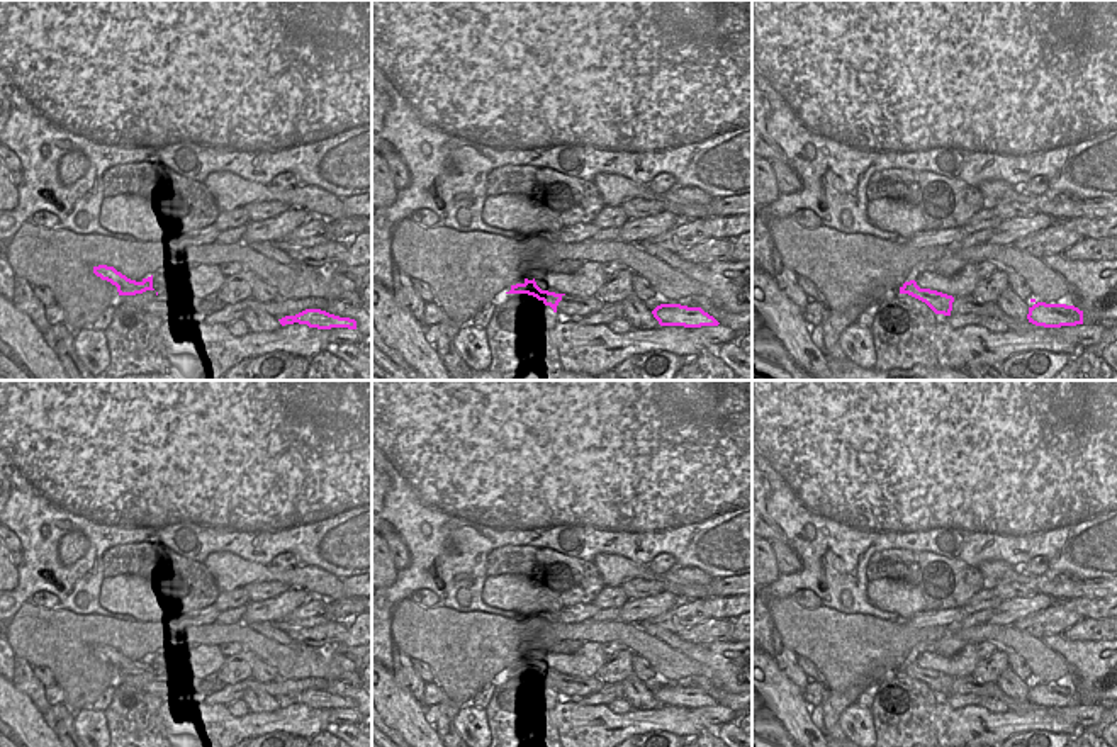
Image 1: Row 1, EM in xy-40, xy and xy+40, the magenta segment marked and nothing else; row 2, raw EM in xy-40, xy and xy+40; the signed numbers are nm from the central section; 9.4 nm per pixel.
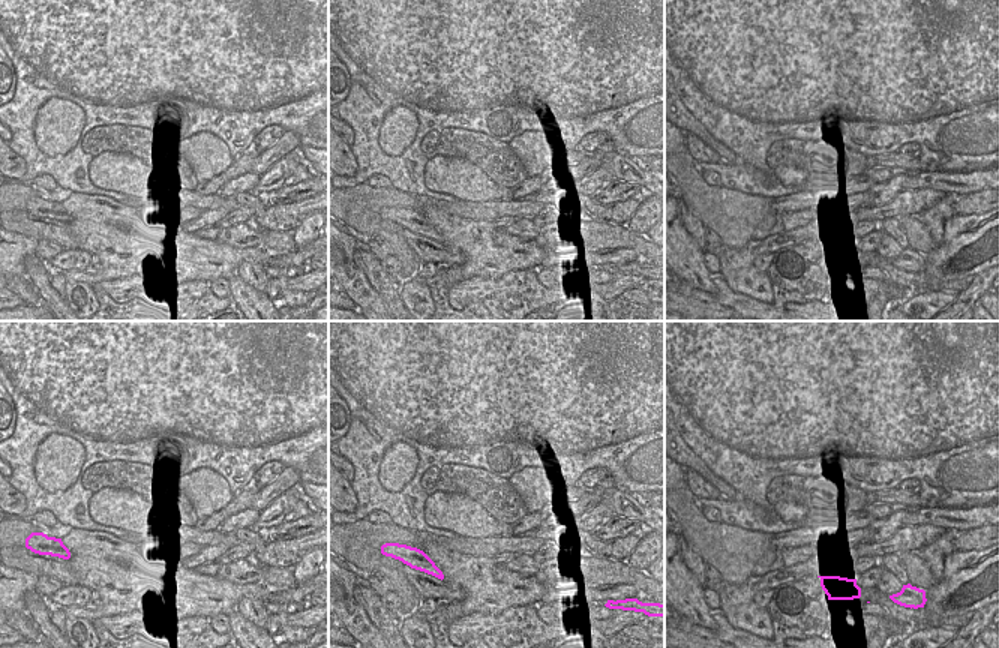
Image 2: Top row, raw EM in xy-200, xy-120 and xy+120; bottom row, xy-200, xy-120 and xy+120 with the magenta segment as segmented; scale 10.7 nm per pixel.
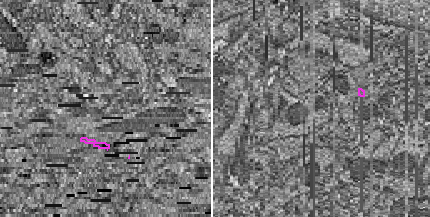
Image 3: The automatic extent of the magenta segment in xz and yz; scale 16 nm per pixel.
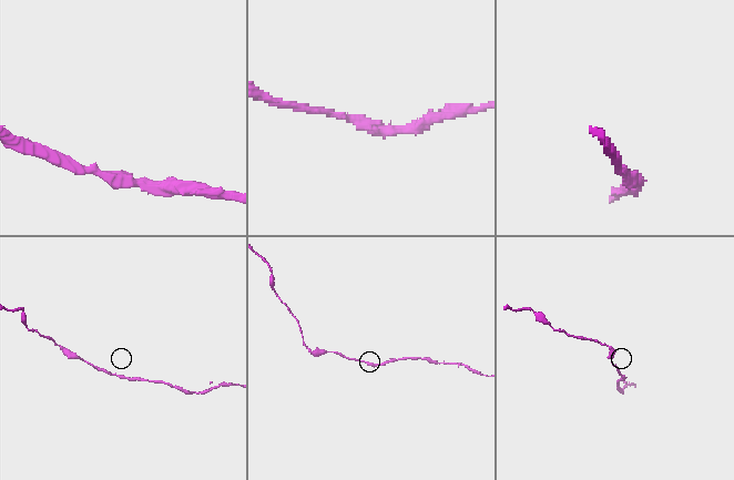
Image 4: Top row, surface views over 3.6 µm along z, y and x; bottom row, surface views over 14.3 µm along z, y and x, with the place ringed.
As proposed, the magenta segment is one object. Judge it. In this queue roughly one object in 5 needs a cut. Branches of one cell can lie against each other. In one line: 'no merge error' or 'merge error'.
no merge error

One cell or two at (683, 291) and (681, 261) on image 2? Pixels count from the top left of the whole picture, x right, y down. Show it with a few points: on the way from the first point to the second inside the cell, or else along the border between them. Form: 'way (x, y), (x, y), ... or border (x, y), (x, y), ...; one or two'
border (681, 279), (710, 293), (717, 290); two

